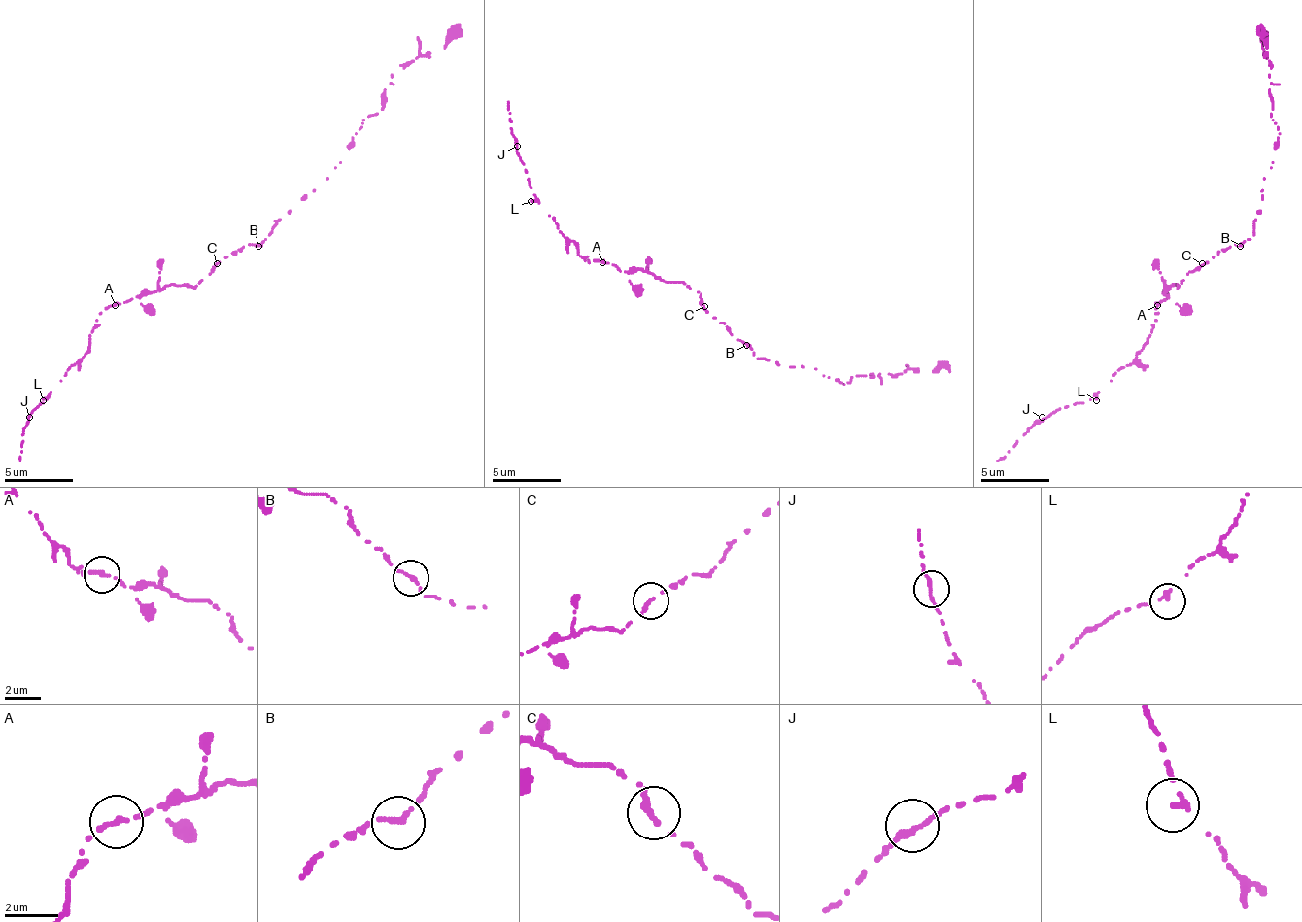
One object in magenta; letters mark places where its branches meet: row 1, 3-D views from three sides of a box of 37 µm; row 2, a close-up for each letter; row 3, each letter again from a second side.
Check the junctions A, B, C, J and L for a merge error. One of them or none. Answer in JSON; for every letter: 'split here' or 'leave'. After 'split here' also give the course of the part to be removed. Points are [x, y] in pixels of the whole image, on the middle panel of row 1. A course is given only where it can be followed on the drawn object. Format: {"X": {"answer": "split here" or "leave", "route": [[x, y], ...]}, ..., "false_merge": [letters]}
{"A": {"answer": "leave"}, "B": {"answer": "leave"}, "C": {"answer": "leave"}, "J": {"answer": "leave"}, "L": {"answer": "leave"}, "false_merge": []}

